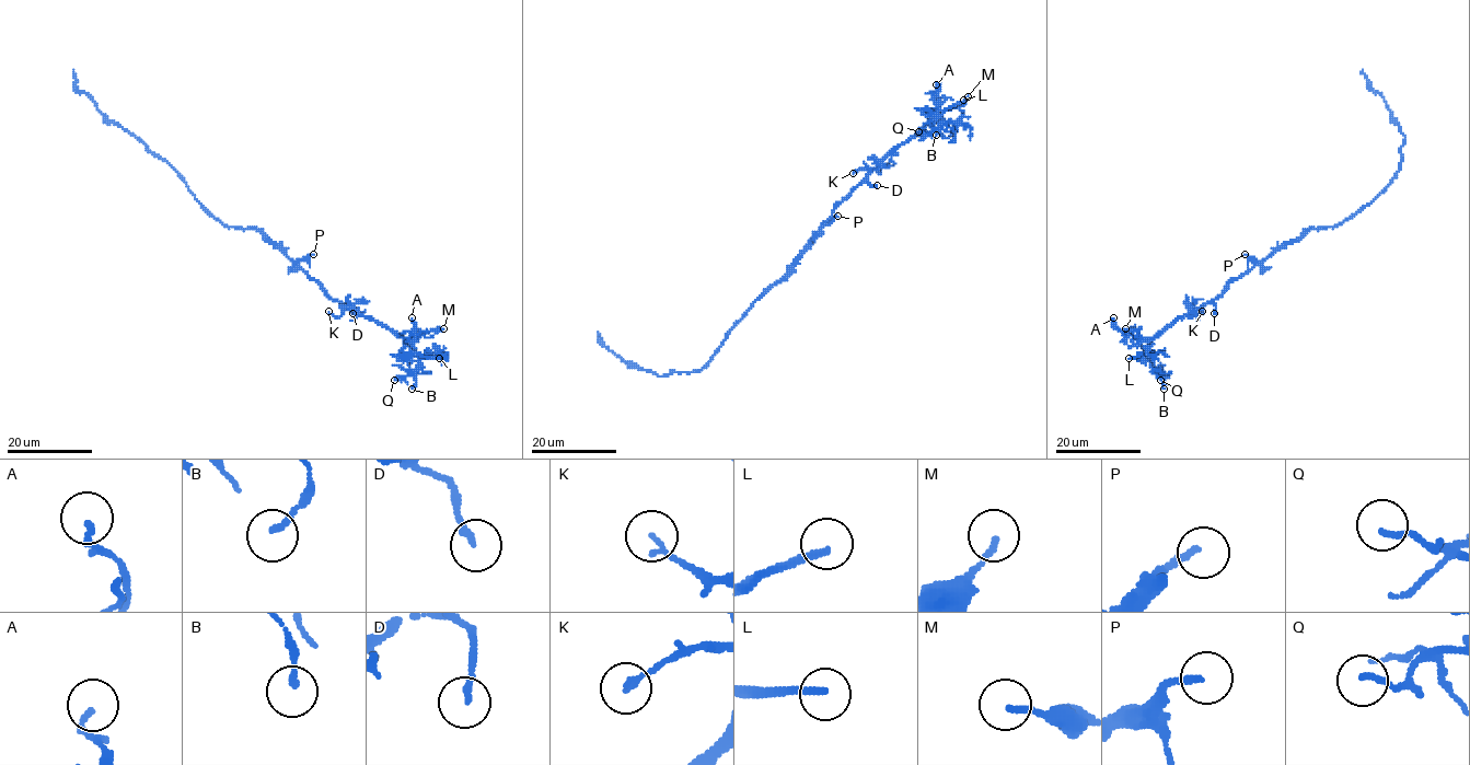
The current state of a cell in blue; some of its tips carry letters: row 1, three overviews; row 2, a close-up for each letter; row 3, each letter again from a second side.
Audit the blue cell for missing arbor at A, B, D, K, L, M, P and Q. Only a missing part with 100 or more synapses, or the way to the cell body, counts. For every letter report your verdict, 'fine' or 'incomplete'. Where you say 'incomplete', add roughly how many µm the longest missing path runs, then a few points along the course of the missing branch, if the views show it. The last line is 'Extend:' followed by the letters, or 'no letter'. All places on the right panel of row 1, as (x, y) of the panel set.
A: fine
B: fine
D: fine
K: fine
L: incomplete | 40 µm | (1129, 358), (1081, 360), (1072, 367), (1067, 373), (1065, 397), (1072, 425)
M: fine
P: fine
Q: fine
Extend: L

